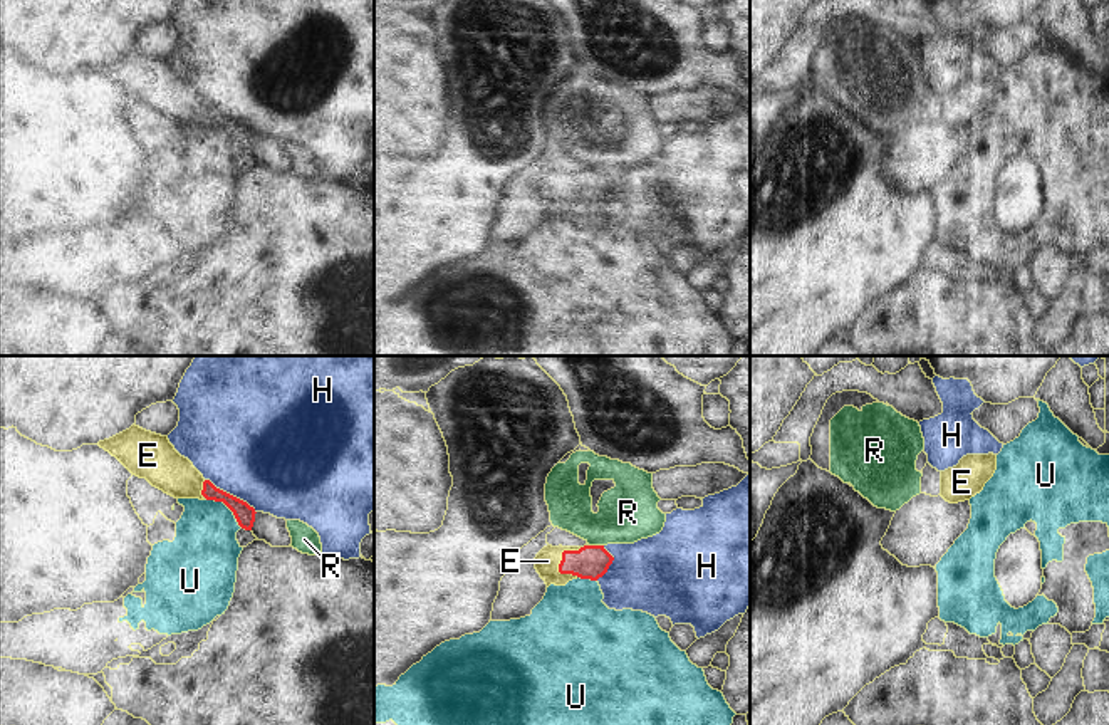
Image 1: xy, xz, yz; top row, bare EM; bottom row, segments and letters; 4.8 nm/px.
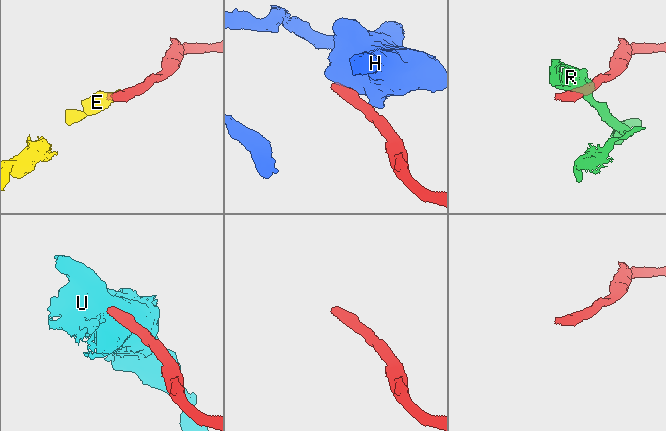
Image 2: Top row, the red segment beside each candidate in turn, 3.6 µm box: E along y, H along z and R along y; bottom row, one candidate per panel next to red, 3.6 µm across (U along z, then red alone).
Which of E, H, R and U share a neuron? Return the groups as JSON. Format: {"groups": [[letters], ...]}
{"groups": [["E"], ["H"], ["R"], ["U"]]}

